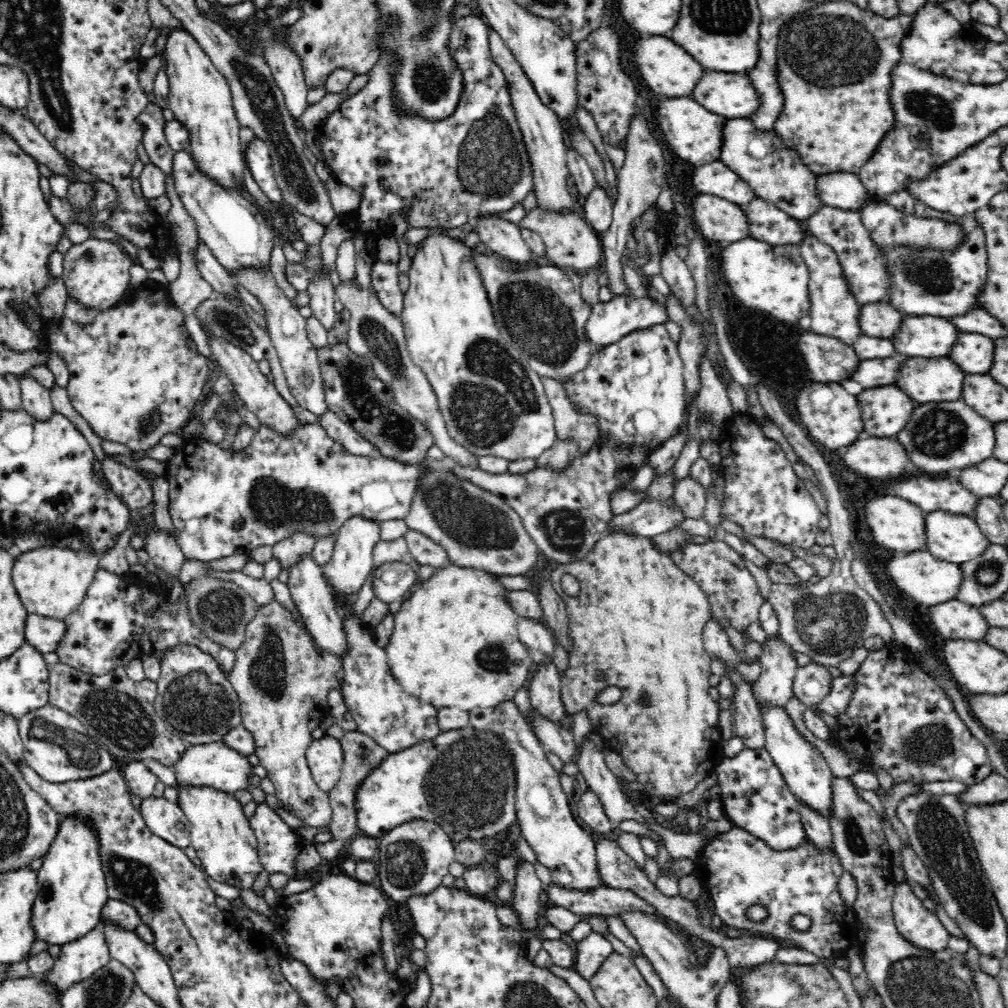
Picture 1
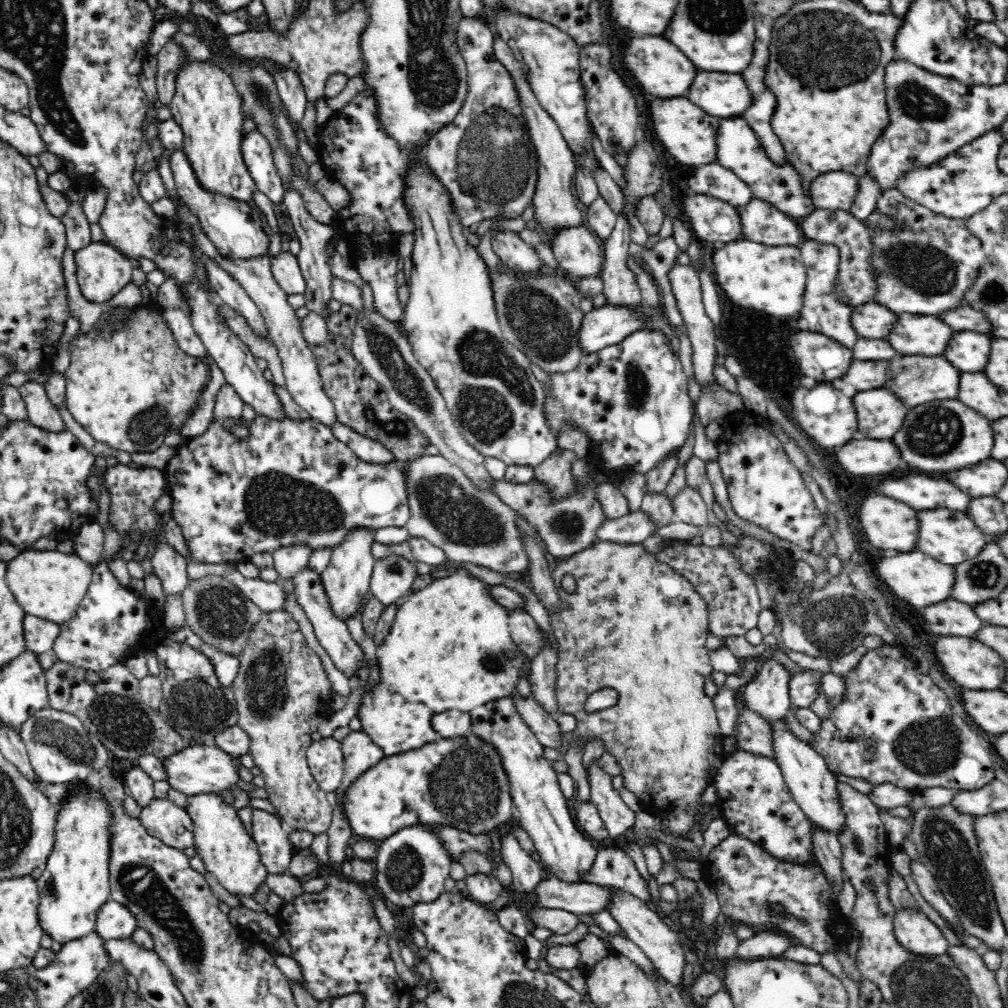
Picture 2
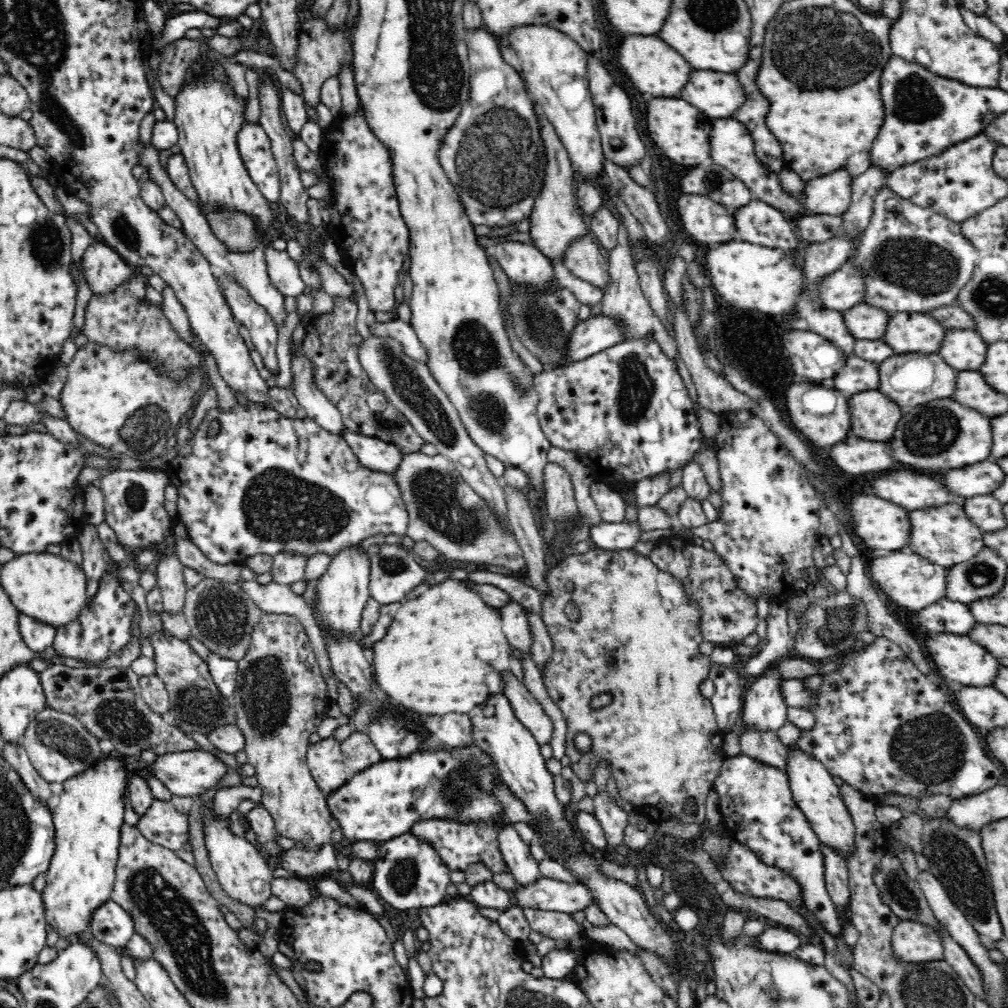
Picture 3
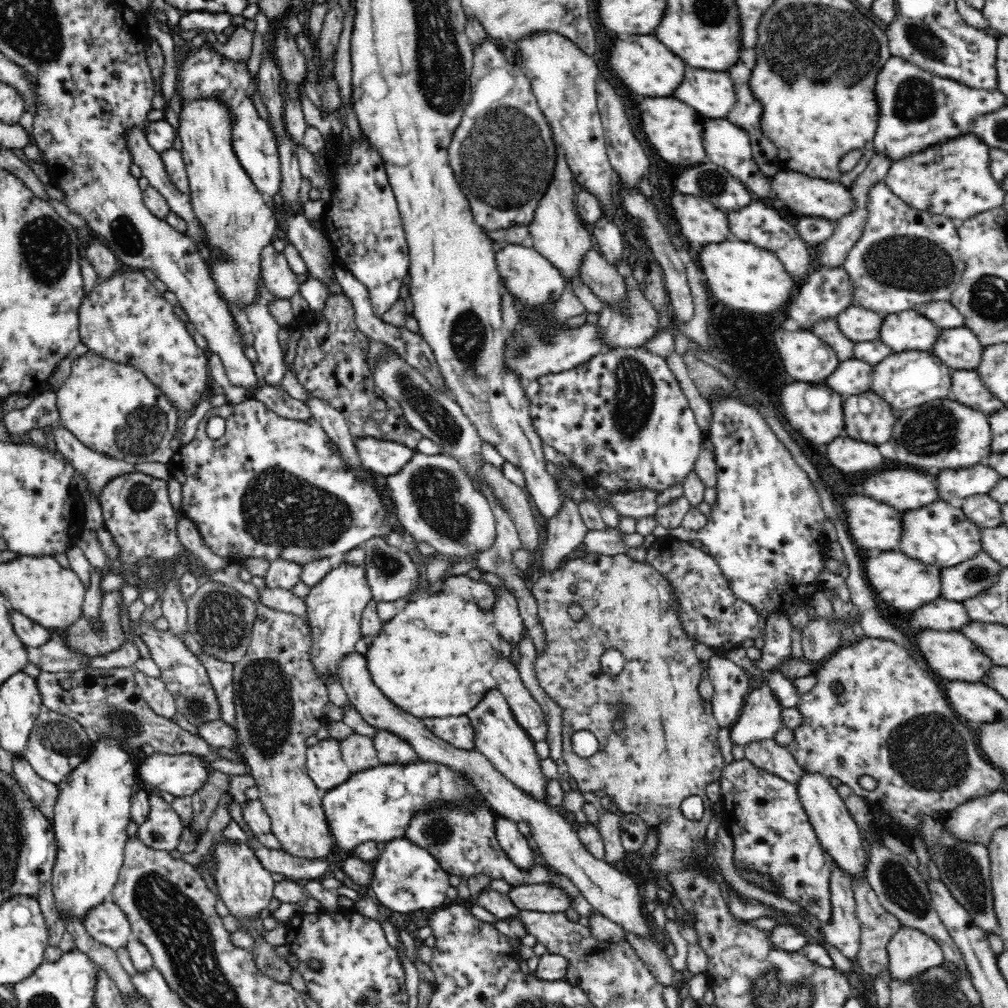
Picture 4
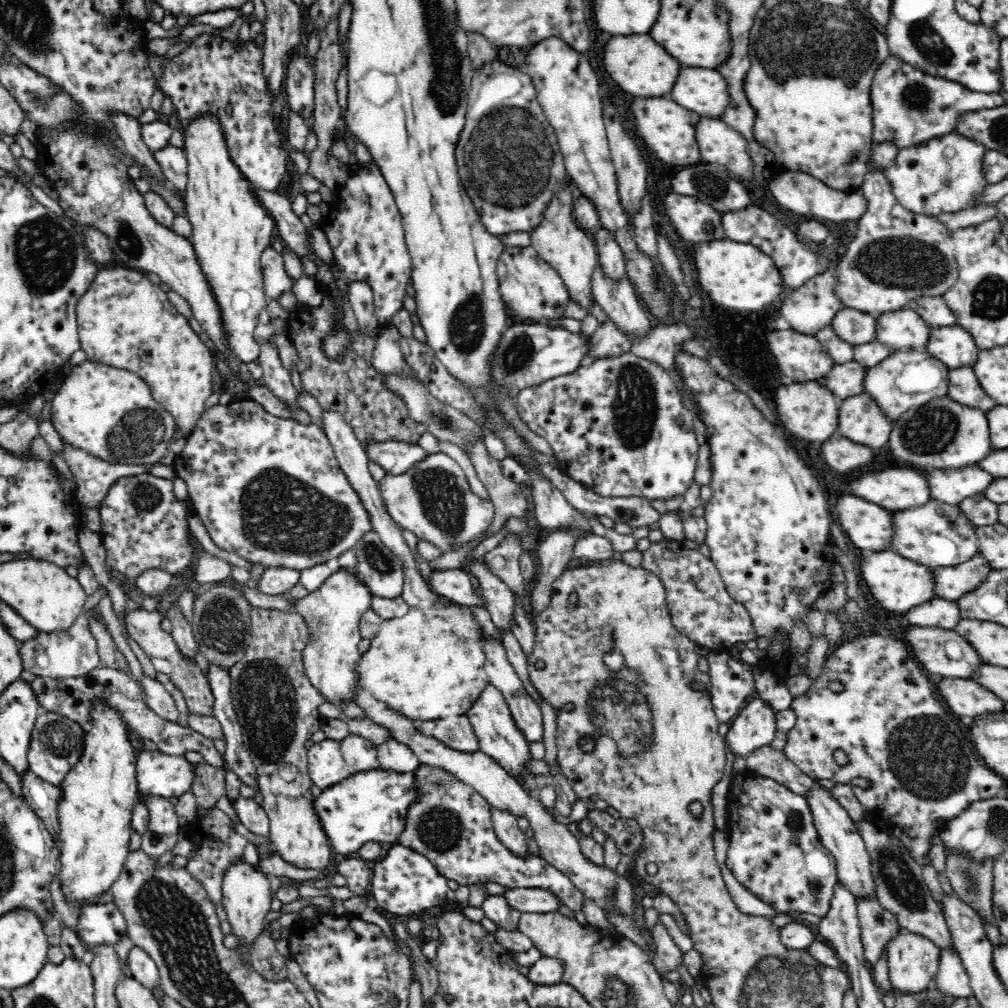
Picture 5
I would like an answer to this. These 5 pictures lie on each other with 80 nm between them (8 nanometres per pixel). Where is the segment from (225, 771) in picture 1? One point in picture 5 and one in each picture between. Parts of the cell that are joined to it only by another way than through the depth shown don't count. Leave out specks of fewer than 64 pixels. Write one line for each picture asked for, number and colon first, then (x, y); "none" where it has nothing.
2: (201, 769)
3: (185, 774)
4: (180, 775)
5: (160, 775)

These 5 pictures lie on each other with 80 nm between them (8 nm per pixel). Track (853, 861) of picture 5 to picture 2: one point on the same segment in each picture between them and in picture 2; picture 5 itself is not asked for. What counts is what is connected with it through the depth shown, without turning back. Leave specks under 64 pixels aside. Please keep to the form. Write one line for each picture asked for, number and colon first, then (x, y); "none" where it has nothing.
2: (813, 786)
3: (816, 794)
4: (837, 831)

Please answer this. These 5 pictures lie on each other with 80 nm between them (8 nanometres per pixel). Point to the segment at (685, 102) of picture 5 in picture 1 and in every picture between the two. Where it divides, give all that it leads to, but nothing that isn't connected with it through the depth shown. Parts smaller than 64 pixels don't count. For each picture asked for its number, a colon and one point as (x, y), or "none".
1: (732, 95)
2: (720, 94)
3: (718, 94)
4: (711, 93)

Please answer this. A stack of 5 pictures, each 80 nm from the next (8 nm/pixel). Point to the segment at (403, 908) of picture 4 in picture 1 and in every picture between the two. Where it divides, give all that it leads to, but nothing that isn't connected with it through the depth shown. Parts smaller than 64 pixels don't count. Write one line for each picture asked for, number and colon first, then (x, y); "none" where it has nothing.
1: (413, 858)
2: (411, 867)
3: (408, 873)

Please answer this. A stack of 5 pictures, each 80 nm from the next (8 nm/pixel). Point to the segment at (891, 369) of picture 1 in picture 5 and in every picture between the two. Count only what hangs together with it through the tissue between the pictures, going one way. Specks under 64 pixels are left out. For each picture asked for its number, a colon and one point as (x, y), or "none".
2: (863, 375)
3: (857, 375)
4: (852, 377)
5: (844, 380)

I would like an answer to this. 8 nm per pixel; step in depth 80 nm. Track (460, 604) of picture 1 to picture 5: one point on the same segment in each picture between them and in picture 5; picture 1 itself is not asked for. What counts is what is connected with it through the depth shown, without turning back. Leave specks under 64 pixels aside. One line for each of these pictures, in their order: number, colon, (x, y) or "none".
2: (449, 647)
3: (443, 653)
4: (432, 660)
5: (427, 665)

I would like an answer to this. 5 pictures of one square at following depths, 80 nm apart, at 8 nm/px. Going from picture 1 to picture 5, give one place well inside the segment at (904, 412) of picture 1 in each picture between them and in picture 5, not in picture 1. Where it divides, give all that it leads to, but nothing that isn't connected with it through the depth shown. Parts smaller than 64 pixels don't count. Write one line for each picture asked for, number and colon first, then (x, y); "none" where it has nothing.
2: (879, 412)
3: (874, 417)
4: (867, 418)
5: (860, 419)

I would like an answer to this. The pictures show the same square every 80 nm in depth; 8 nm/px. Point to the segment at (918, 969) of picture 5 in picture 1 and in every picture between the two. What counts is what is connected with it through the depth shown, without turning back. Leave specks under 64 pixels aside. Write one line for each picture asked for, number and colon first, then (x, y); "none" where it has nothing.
1: (916, 924)
2: (916, 934)
3: (911, 942)
4: (910, 952)

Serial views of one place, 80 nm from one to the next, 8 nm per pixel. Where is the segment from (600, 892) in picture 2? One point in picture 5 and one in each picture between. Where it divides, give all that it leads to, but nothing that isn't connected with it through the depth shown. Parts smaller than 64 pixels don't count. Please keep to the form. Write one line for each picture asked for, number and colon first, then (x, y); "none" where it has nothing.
3: (548, 895)
4: (537, 897)
5: (524, 900)

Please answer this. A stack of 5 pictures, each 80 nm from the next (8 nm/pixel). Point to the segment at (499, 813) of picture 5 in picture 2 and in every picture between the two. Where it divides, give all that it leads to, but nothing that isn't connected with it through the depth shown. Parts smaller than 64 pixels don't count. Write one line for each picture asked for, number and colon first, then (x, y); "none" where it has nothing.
2: (526, 873)
3: (515, 851)
4: (514, 843)

